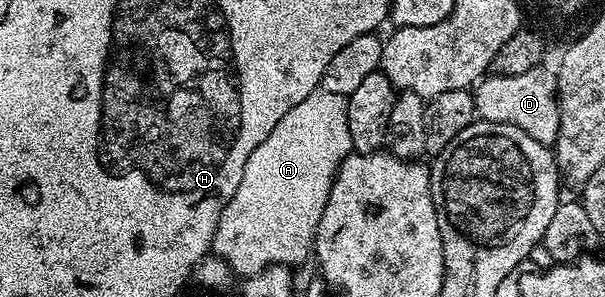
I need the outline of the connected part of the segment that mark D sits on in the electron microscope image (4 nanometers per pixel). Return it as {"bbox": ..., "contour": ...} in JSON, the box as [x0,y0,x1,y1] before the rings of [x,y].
{"bbox":[473,72,561,144],"contour":[[[530,72],[499,76],[489,74],[476,85],[473,101],[478,117],[485,121],[499,122],[519,127],[540,144],[556,143],[561,111],[553,105],[553,80],[545,72]]]}

